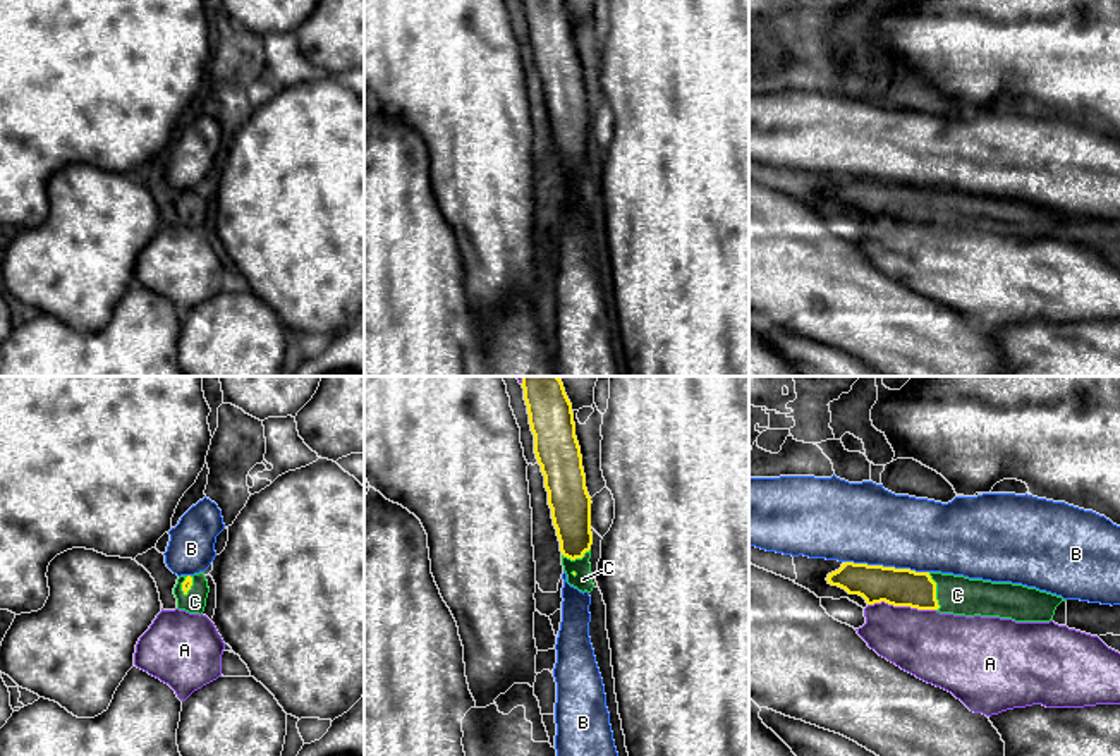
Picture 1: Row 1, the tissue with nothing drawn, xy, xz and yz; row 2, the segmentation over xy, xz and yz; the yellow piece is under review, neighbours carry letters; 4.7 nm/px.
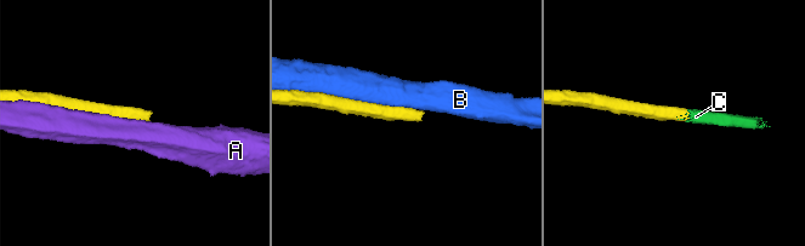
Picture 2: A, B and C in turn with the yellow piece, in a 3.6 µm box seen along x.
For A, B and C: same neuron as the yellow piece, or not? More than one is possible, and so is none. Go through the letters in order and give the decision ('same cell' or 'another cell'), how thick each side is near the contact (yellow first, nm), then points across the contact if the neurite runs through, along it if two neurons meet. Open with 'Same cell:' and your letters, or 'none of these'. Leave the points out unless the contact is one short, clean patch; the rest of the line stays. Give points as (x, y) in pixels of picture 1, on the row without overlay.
Same cell: C
A: another cell; calibres 180 and 320 nm
B: another cell; calibres 180 and 380 nm
C: same cell; calibres 180 and 180 nm

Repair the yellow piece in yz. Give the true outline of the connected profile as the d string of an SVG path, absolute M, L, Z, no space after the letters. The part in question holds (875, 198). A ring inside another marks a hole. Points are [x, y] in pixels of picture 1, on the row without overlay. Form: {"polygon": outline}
{"polygon": "M845 177L826 192L828 199L845 204L849 210L859 210L867 220L888 218L893 222L910 222L917 225L936 225L940 229L953 229L965 232L1000 232L1015 237L1050 237L1055 225L1063 215L1062 211L1039 206L1012 198L991 198L983 194L969 194L964 191L941 187L916 187L910 184L895 184L883 180L867 180Z"}

